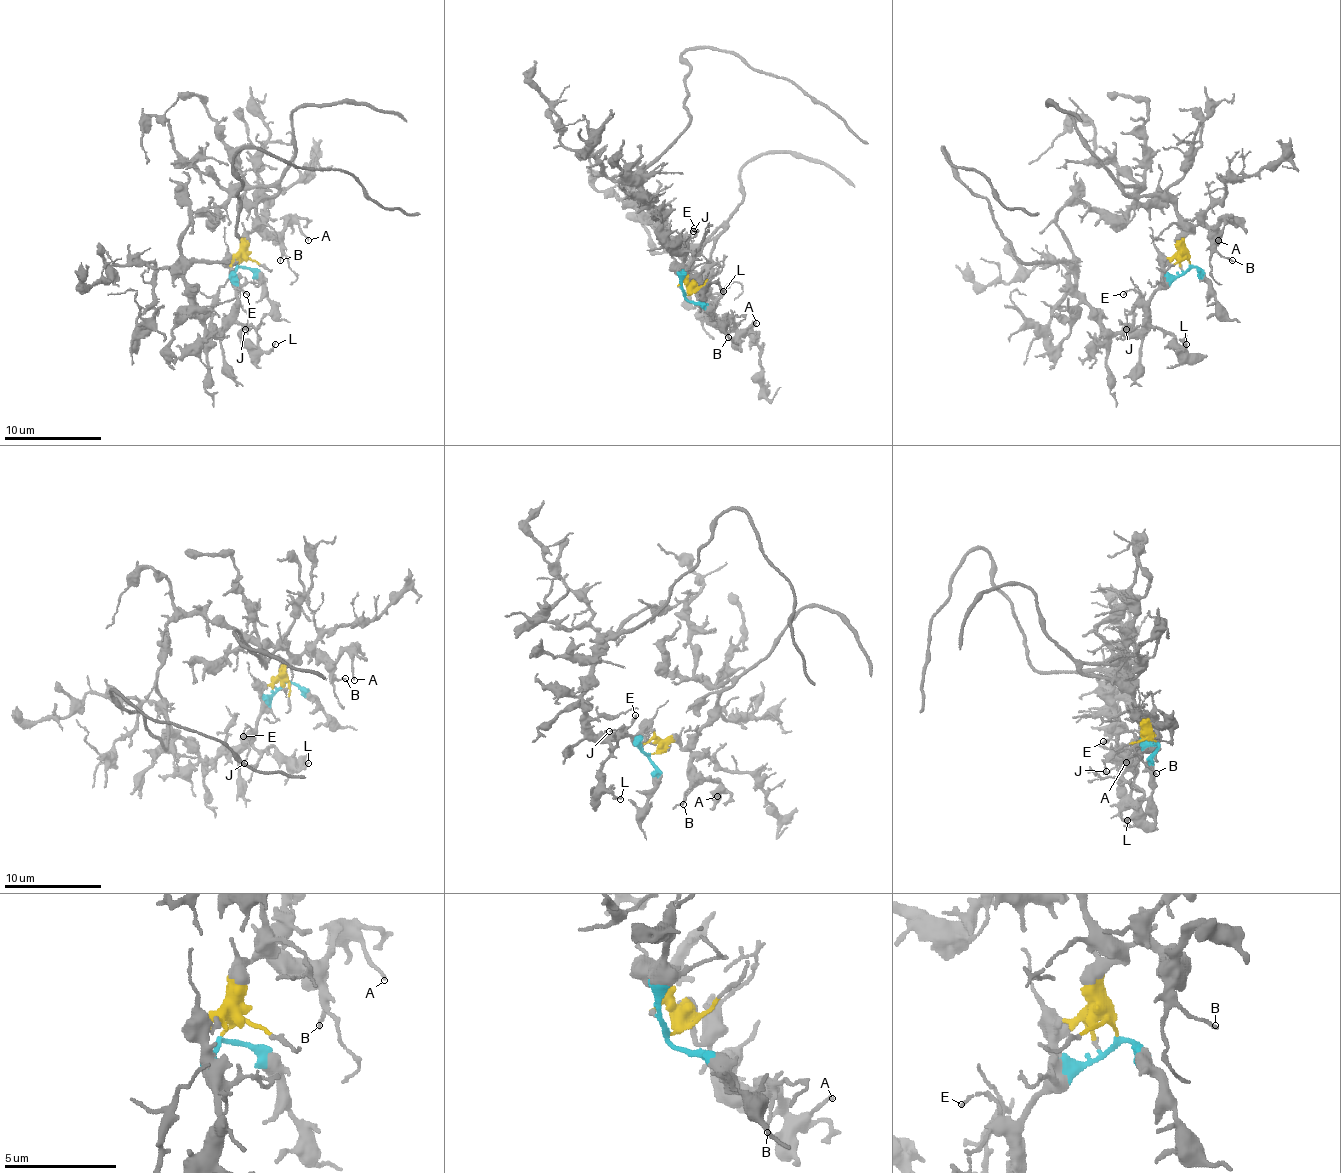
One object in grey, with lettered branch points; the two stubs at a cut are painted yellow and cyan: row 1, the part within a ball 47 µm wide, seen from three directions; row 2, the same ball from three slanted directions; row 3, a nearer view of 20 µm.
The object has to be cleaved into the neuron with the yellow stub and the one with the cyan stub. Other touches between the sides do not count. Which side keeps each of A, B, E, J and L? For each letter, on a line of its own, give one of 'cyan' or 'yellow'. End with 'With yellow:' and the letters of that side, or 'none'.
A: yellow
B: yellow
E: cyan
J: cyan
L: cyan
With yellow: A, B

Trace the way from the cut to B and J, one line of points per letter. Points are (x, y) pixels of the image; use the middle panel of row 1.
B: (685, 294), (690, 289), (709, 314), (724, 316), (731, 323), (729, 338)
J: (685, 294), (682, 255), (685, 243), (697, 231), (692, 231)

